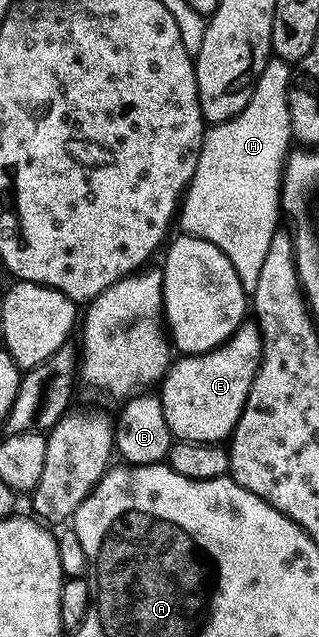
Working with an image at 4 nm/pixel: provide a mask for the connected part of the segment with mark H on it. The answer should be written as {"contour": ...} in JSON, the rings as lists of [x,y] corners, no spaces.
{"contour":[[[270,59],[267,67],[263,67],[263,75],[257,80],[255,91],[251,95],[251,103],[236,117],[222,125],[212,126],[206,132],[204,142],[196,158],[197,170],[193,176],[193,186],[186,192],[183,204],[179,209],[179,225],[191,237],[207,239],[207,243],[215,243],[215,247],[226,251],[232,250],[232,245],[241,249],[249,249],[253,245],[253,237],[249,233],[233,233],[233,205],[241,201],[245,209],[253,209],[258,205],[265,209],[274,204],[273,189],[280,190],[287,177],[287,162],[291,156],[289,148],[295,145],[293,136],[293,120],[289,110],[289,92],[293,90],[295,76],[294,66]]]}

